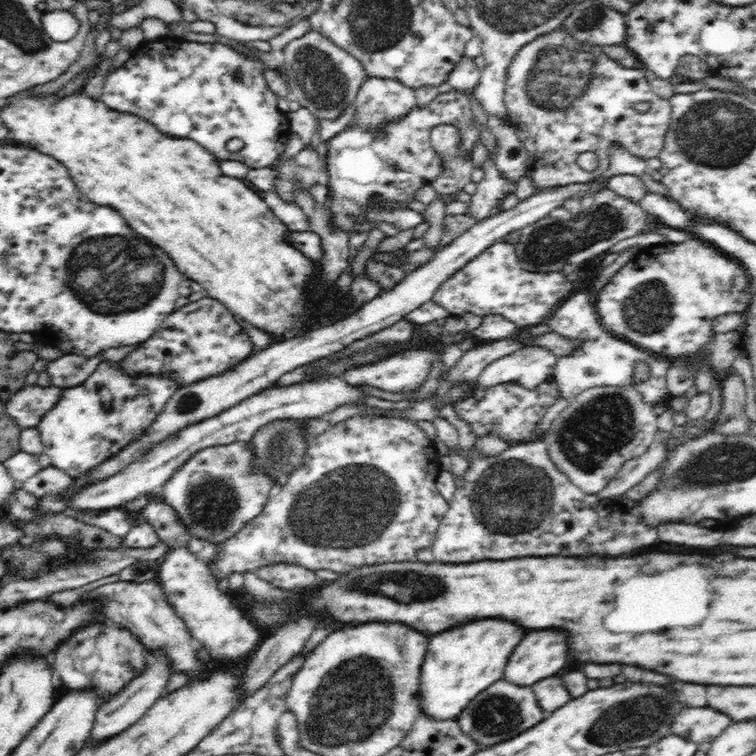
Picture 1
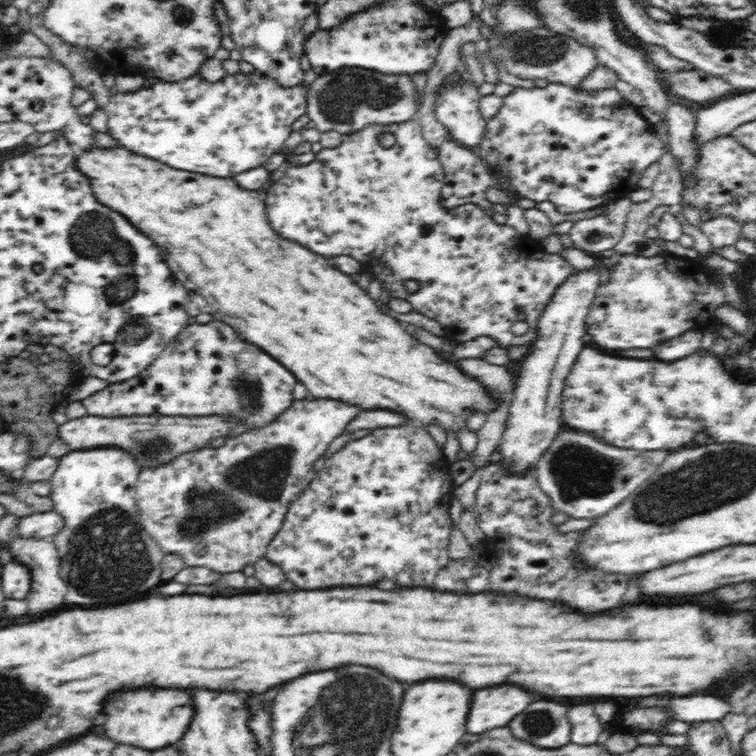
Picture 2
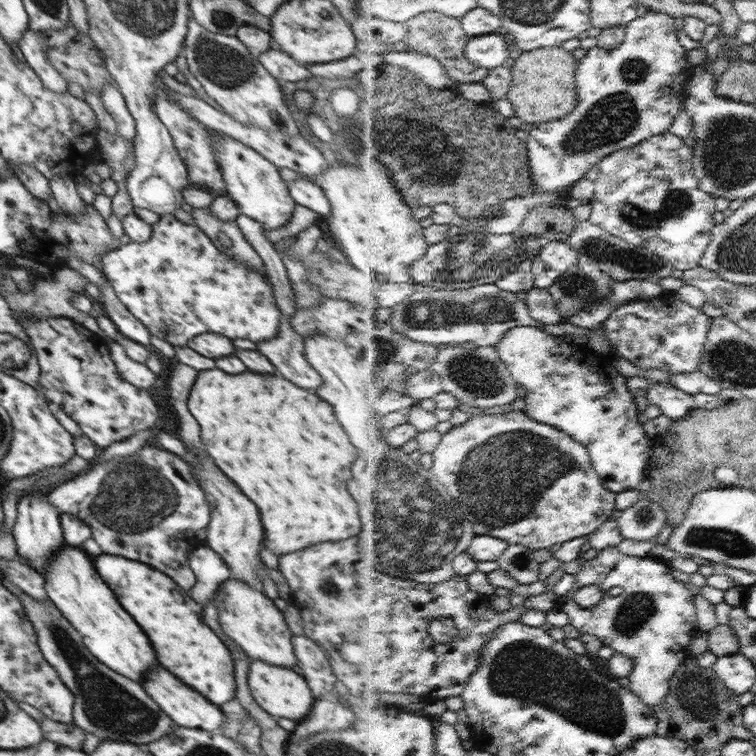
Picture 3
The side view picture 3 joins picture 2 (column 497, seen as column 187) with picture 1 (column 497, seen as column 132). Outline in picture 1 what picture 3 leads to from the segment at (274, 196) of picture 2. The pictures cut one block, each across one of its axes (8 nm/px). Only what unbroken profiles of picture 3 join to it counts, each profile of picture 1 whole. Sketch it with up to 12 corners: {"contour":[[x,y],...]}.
{"contour":[[516,245],[486,248],[433,301],[450,315],[500,314],[519,330],[576,289],[562,271],[520,267]]}

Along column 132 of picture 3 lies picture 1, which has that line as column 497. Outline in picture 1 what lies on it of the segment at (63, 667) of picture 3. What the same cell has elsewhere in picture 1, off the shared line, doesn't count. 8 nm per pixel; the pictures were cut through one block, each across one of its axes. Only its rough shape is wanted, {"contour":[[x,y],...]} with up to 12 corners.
{"contour":[[505,678],[456,716],[483,748],[544,720],[530,686]]}

